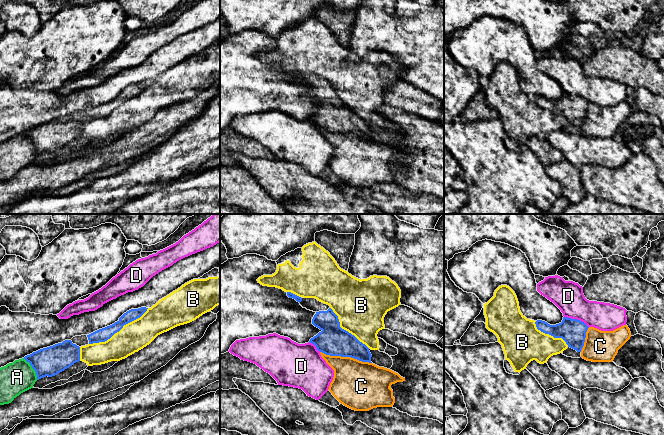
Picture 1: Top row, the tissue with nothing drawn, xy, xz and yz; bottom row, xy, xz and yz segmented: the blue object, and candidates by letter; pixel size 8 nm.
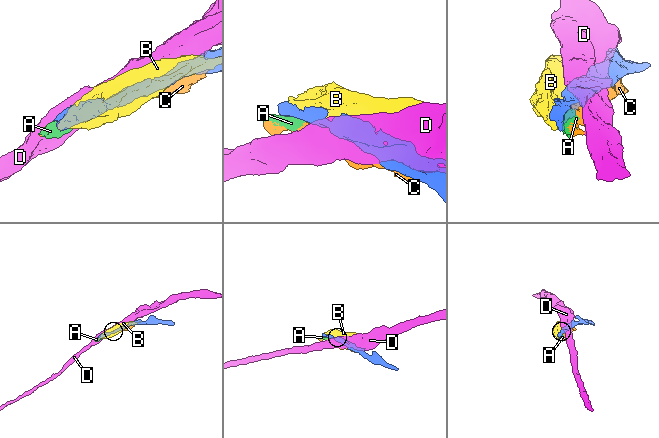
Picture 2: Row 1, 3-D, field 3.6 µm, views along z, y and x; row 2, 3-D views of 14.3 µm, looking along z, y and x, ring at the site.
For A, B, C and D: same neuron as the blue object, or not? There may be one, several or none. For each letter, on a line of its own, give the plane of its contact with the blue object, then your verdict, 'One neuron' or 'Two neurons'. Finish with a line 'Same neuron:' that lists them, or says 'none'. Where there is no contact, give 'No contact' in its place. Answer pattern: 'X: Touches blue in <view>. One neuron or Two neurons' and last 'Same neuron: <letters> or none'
A: Touches blue in xy. Two neurons
B: Touches blue in xy. Two neurons
C: Touches blue in xz. Two neurons
D: Touches blue in yz. Two neurons
Same neuron: none

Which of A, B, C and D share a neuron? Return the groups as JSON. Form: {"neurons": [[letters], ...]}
{"neurons": [["A", "C"], ["B"], ["D"]]}

